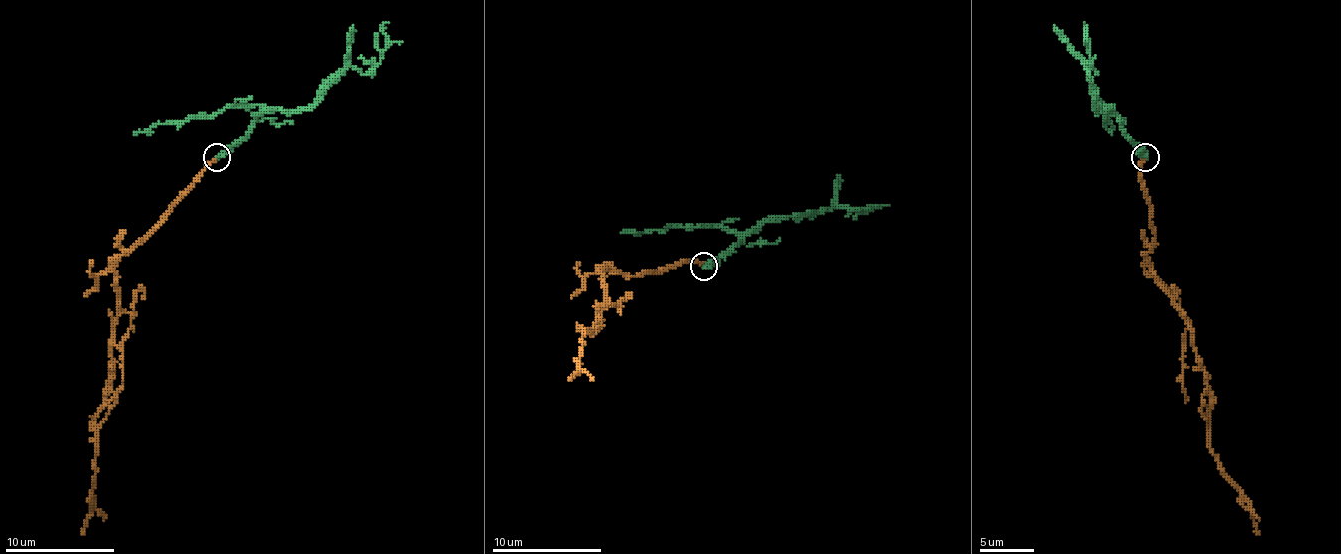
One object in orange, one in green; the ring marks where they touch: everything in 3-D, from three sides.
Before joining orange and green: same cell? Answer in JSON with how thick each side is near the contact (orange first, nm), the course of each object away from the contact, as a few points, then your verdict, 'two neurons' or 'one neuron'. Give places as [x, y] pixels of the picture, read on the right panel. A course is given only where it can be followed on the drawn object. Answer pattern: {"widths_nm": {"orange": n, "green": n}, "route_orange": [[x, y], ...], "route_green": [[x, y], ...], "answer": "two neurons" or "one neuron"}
{"widths_nm": {"orange": 280, "green": 360}, "route_orange": [[1144, 156], [1141, 186], [1155, 233], [1147, 255], [1155, 282], [1191, 329], [1210, 406], [1210, 452], [1259, 534]], "route_green": [[1144, 156], [1114, 115], [1095, 107], [1087, 66], [1087, 74], [1089, 52], [1084, 22]], "answer": "one neuron"}

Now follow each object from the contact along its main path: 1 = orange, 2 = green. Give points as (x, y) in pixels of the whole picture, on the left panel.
1: (216, 156), (114, 269), (117, 321), (112, 329), (106, 406), (95, 419), (92, 510), (82, 534)
2: (216, 156), (229, 151), (259, 115), (309, 107), (350, 66), (369, 74), (383, 52), (383, 25), (388, 22)

